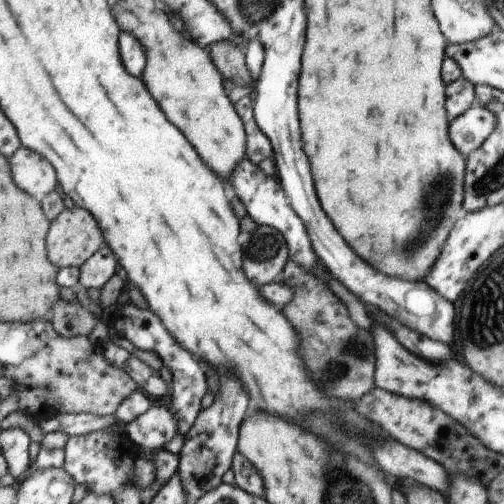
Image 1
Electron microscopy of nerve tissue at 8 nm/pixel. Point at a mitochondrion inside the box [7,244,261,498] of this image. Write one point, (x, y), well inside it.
(199, 457)

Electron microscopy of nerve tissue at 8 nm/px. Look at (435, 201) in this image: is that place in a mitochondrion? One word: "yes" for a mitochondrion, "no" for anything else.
yes

